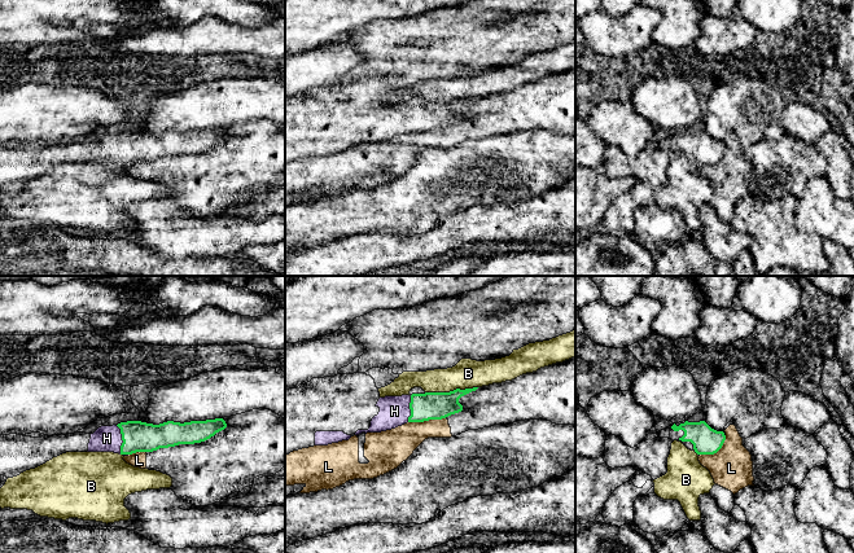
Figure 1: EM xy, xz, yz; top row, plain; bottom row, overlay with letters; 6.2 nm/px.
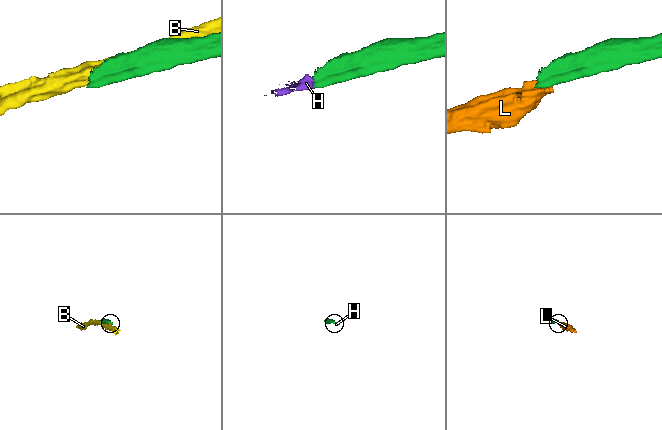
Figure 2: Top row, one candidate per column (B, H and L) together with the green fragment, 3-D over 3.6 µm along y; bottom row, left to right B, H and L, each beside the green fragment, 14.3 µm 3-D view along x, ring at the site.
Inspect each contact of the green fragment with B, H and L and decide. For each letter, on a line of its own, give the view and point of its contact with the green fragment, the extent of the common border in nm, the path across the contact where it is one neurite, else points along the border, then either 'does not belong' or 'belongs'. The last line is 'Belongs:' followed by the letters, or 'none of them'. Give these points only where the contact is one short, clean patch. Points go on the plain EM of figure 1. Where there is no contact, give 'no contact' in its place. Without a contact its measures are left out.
B: contact xz (451, 101); length 340 nm; does not belong
H: contact xy (122, 149); length 190 nm; way xy (138, 146), (122, 149), (106, 148); belongs
L: contact xz (426, 130); length 240 nm; border xz (445, 127), (408, 132); does not belong
Belongs: H

